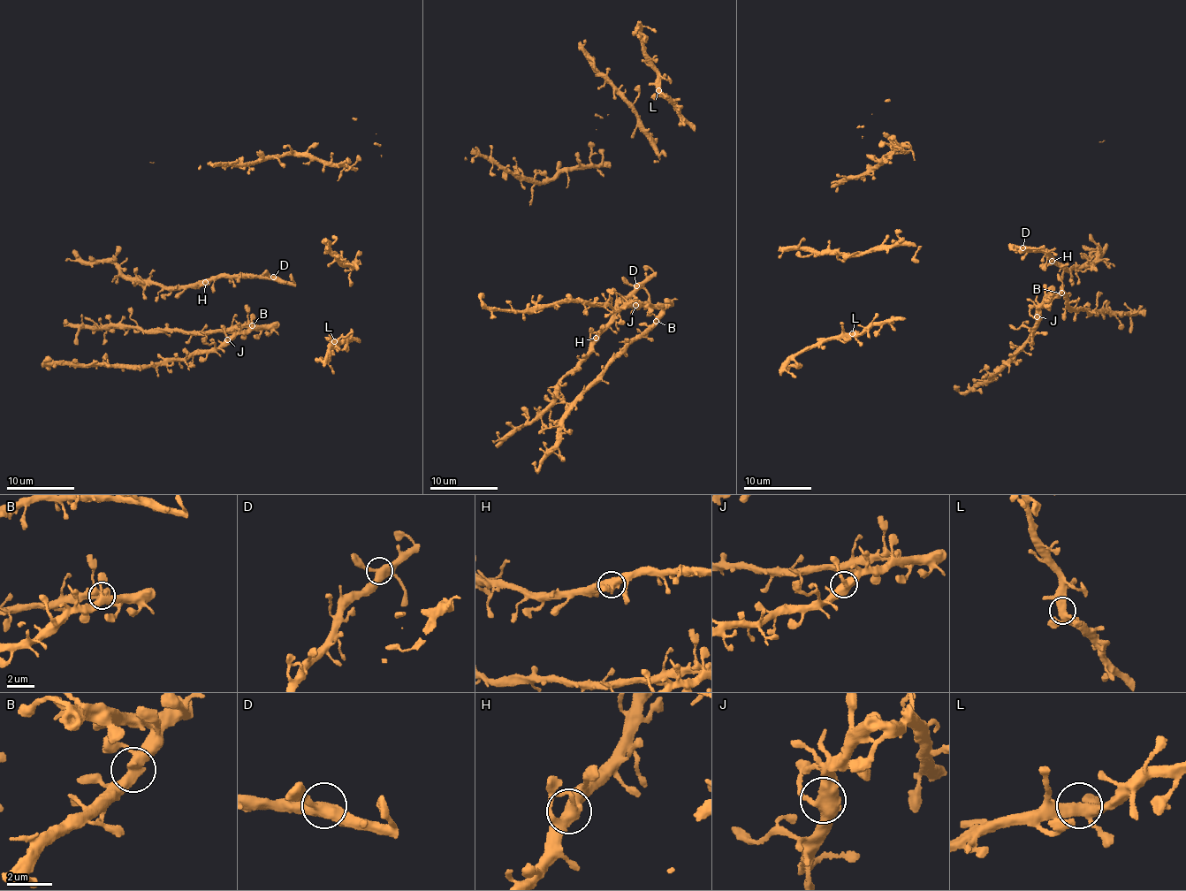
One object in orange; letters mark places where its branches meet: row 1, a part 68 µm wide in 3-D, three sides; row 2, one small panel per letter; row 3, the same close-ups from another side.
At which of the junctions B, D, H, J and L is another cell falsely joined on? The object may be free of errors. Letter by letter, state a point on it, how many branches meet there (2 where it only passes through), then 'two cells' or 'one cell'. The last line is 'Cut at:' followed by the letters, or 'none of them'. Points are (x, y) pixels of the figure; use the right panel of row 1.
B: at (1061, 293); 4 branches meet; one cell
D: at (1022, 247); 4 branches meet; one cell
H: at (1052, 261); 4 branches meet; one cell
J: at (1037, 316); 4 branches meet; one cell
L: at (852, 333); 4 branches meet; one cell
Cut at: none of them

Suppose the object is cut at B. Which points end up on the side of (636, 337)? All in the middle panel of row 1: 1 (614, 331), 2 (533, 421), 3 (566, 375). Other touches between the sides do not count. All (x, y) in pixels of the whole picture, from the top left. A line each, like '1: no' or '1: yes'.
1: no
2: no
3: no

